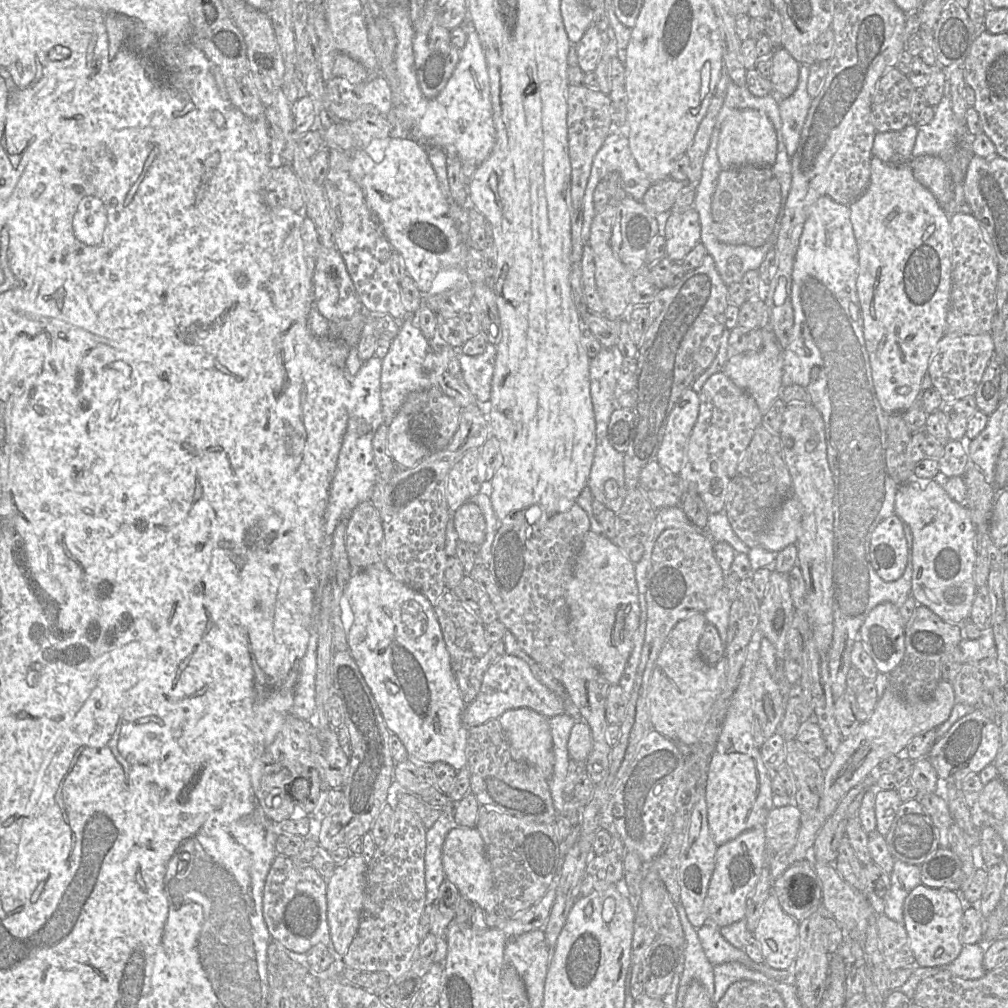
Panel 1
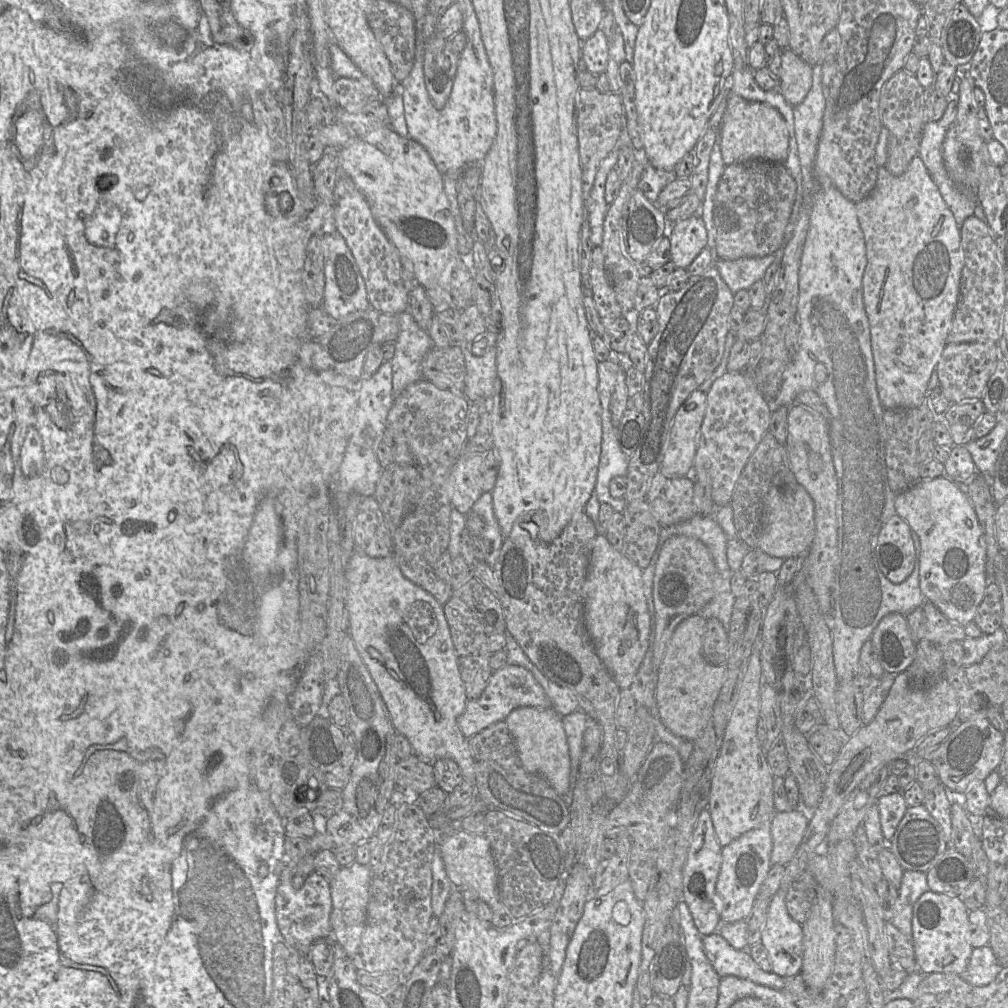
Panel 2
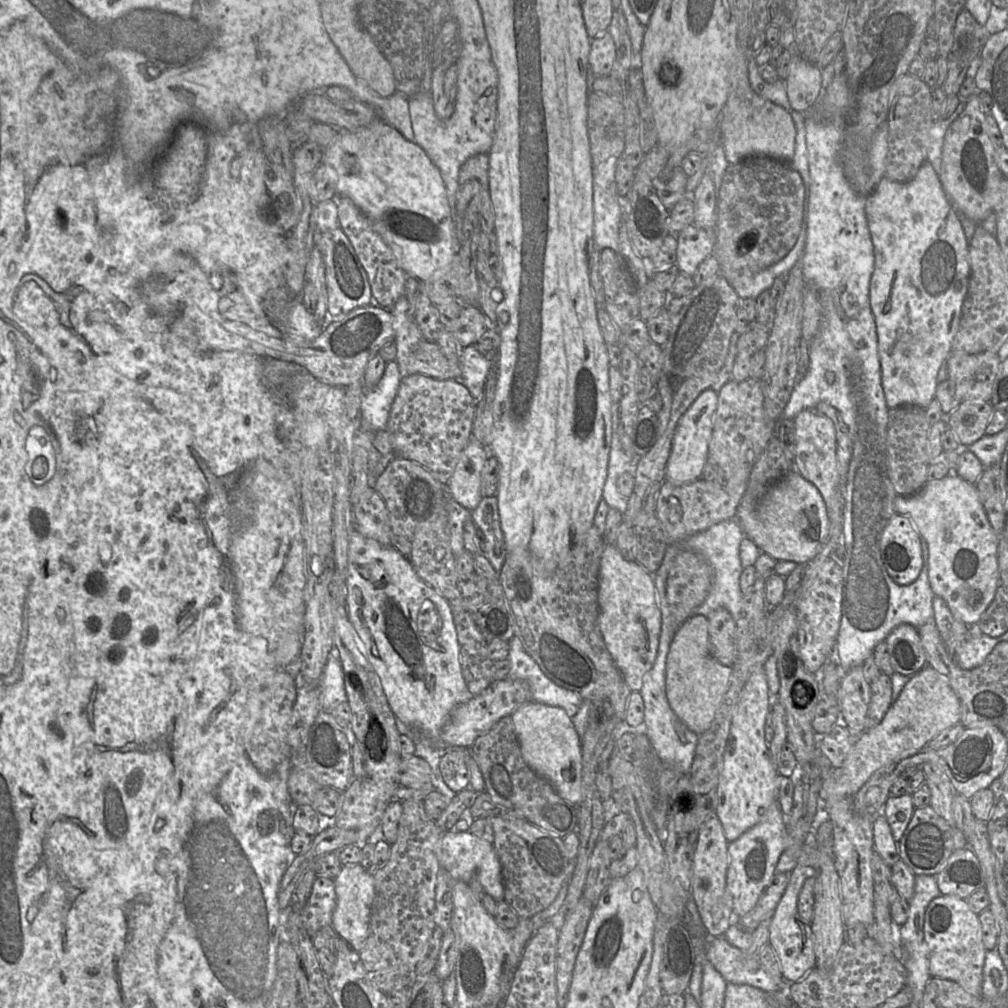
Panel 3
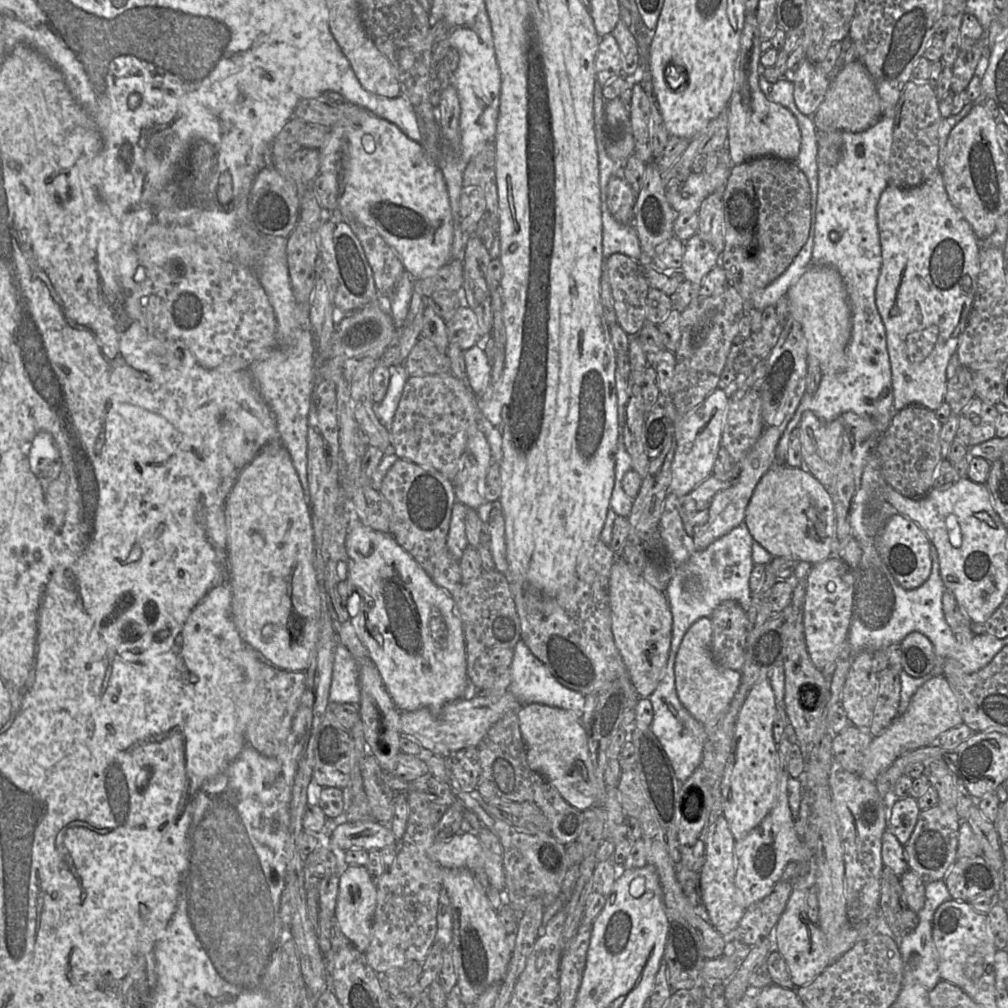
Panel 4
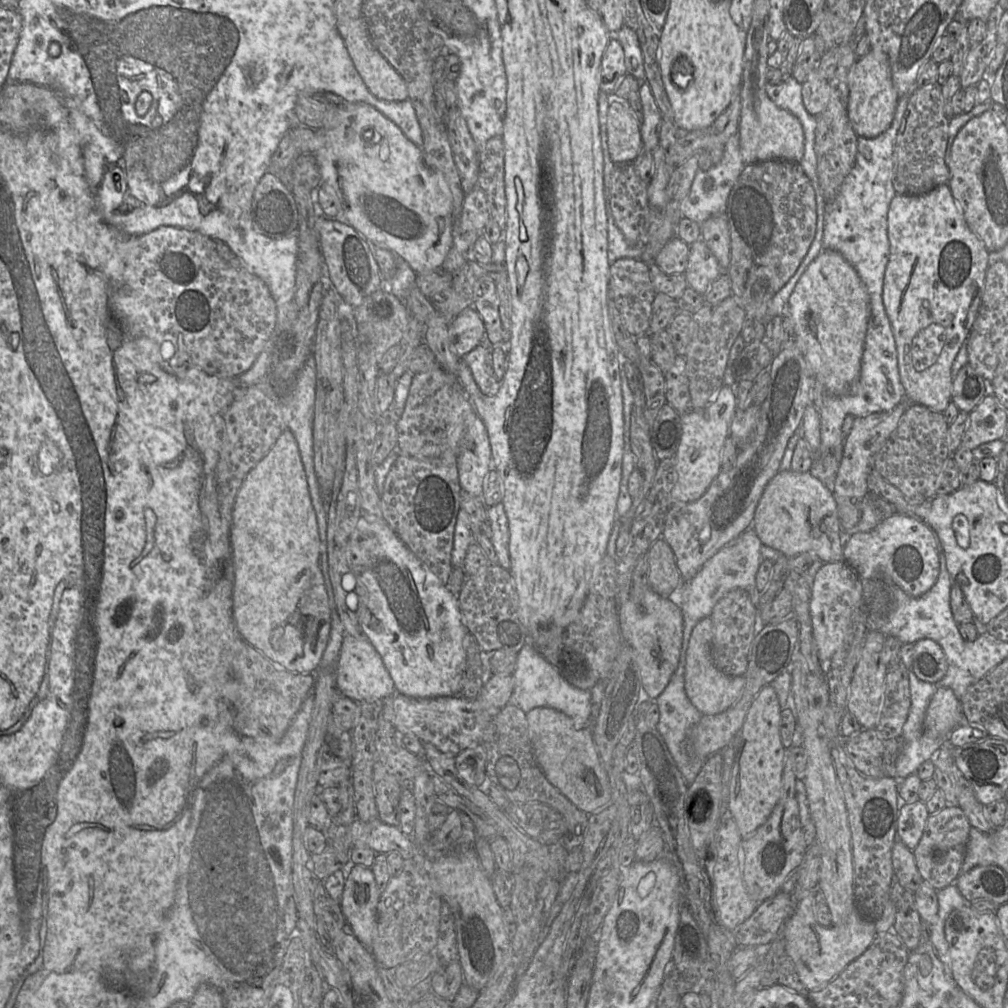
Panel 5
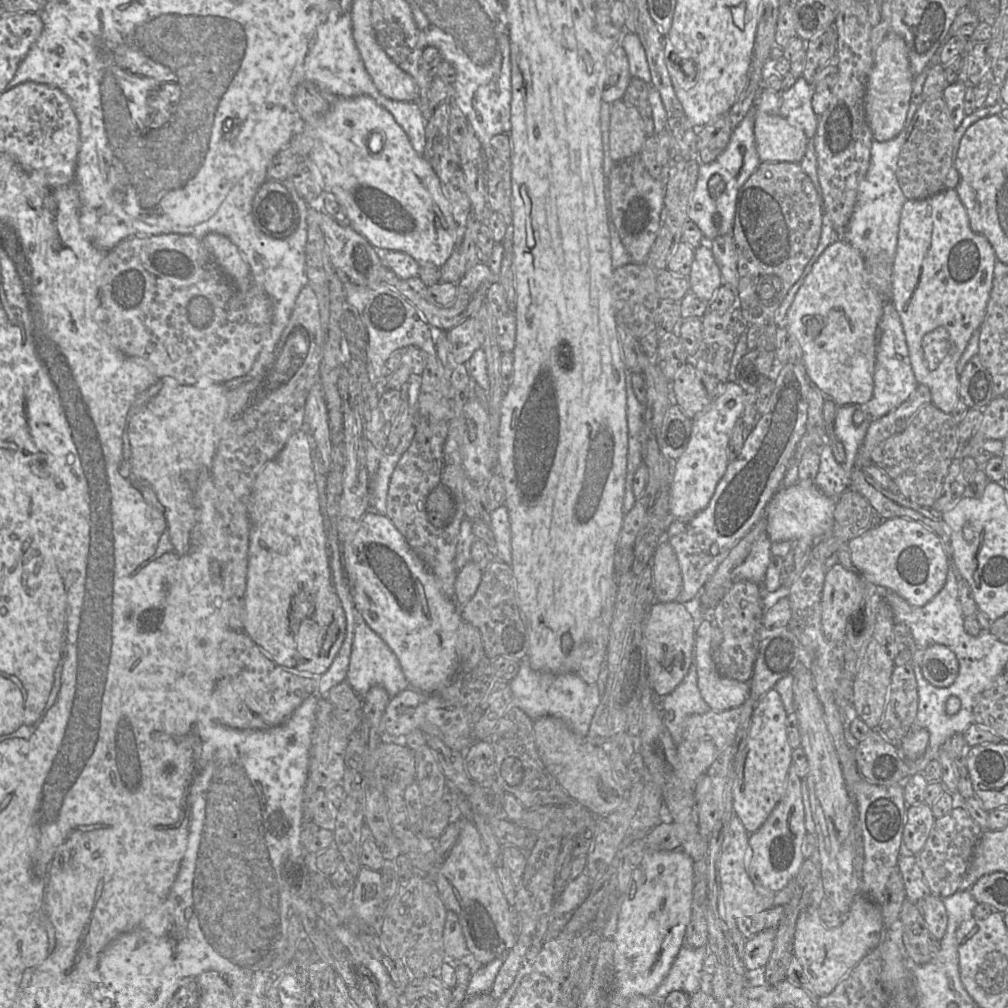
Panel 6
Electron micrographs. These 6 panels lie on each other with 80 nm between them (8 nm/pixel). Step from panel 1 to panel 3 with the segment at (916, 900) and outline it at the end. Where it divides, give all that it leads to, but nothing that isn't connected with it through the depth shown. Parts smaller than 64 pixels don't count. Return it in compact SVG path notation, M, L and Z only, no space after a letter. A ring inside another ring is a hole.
M945 895L934 898L925 910L923 935L929 950L931 976L954 981L969 994L982 997L987 949L982 940L979 916L971 910L967 901Z

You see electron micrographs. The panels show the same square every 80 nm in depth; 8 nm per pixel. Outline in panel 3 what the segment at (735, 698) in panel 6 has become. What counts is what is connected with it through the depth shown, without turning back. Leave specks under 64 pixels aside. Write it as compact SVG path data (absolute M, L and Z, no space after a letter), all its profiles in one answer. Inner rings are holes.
M701 615L686 619L676 631L666 658L665 682L668 702L677 717L693 732L702 735L712 724L726 695L731 677L731 667L714 660L708 651L708 618Z

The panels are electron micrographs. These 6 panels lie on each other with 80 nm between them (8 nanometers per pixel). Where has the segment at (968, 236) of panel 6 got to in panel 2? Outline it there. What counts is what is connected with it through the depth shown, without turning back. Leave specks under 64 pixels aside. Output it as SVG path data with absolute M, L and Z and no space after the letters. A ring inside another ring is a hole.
M917 156L912 159L907 170L900 176L892 175L885 166L878 167L877 181L872 192L856 203L857 217L864 234L867 264L862 278L863 302L867 313L871 348L876 372L877 391L886 410L914 409L919 407L928 394L928 383L935 371L953 323L953 316L959 295L960 278L963 266L963 252L959 225L946 205L939 188L932 179L923 161Z

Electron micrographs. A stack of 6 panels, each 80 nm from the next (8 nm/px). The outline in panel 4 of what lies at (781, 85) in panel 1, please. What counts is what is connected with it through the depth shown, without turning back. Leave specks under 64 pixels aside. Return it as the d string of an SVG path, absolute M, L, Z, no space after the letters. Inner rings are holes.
M803 60L794 73L794 101L799 111L812 117L823 102L830 79L821 69L808 60Z

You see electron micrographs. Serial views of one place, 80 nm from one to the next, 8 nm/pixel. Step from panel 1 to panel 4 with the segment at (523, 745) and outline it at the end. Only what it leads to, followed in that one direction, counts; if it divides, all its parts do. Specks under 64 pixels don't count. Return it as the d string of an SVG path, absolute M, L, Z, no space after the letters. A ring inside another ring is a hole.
M529 703L516 711L526 747L527 762L572 806L584 811L600 803L599 781L595 775L584 725L571 711L541 703Z

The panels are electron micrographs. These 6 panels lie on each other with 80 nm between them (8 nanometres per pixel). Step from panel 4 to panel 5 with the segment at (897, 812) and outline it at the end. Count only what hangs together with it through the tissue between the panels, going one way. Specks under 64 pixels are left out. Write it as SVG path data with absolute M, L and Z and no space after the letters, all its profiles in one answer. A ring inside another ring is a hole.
M921 800L902 803L898 819L898 839L914 850L923 835L930 813Z

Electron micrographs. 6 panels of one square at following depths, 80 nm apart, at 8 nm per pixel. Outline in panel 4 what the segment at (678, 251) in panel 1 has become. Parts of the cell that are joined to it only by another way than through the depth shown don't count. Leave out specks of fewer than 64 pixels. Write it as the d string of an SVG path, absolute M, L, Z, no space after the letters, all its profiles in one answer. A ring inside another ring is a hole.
M700 233L684 242L682 272L687 281L699 286L702 279L717 265L720 254Z

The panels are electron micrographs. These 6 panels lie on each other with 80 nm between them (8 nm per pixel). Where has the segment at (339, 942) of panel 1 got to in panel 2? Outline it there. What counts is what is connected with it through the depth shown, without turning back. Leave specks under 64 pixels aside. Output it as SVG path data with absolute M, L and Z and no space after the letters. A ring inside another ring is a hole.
M358 862L342 867L334 879L330 881L332 897L331 932L334 940L342 946L349 956L355 955L361 944L369 902L370 882L370 866Z

